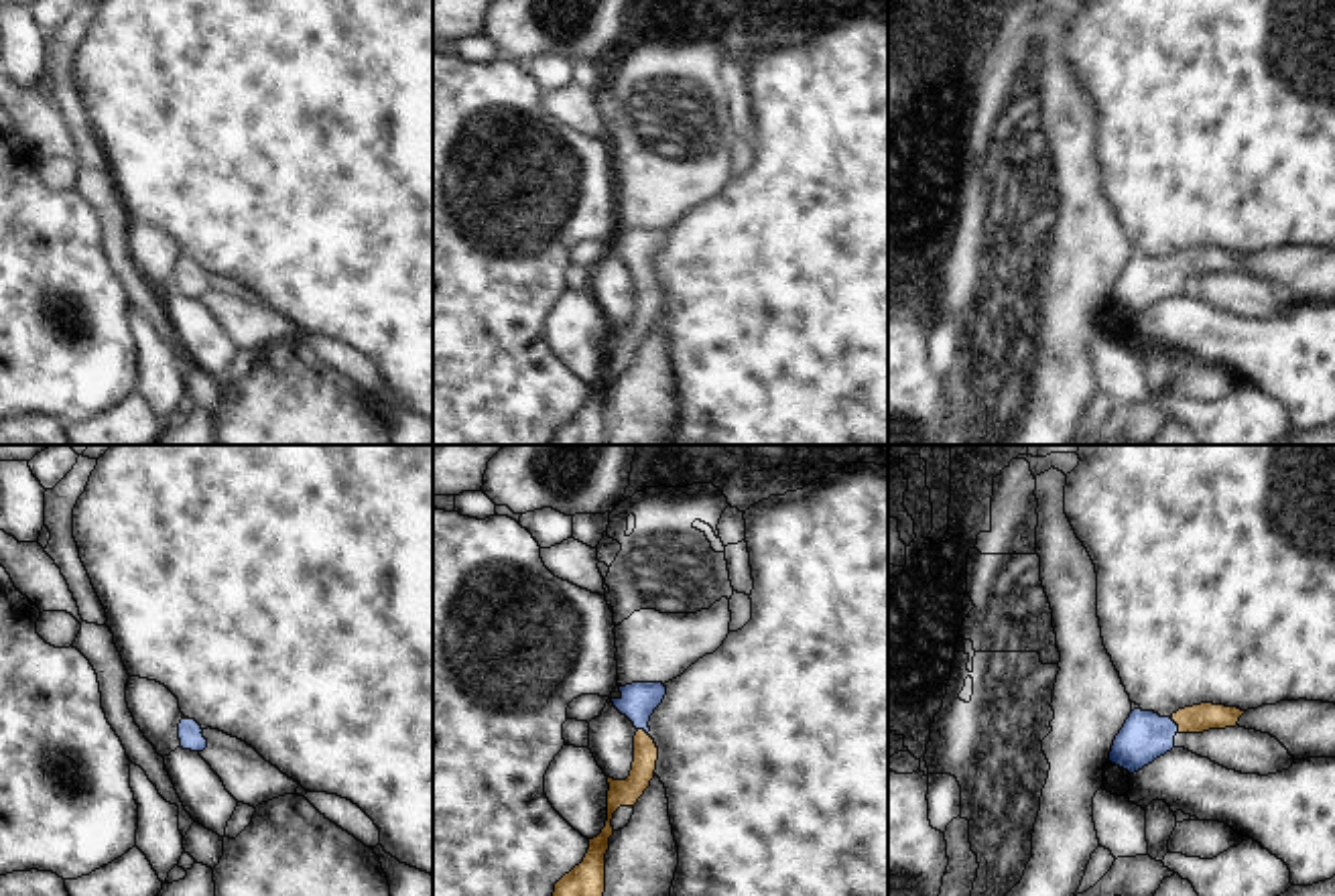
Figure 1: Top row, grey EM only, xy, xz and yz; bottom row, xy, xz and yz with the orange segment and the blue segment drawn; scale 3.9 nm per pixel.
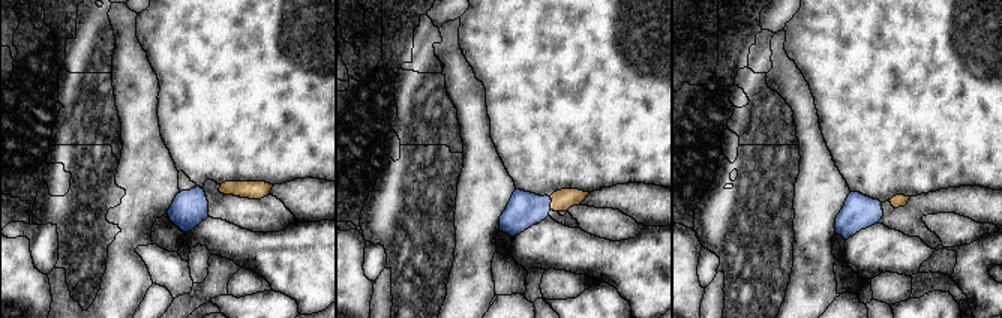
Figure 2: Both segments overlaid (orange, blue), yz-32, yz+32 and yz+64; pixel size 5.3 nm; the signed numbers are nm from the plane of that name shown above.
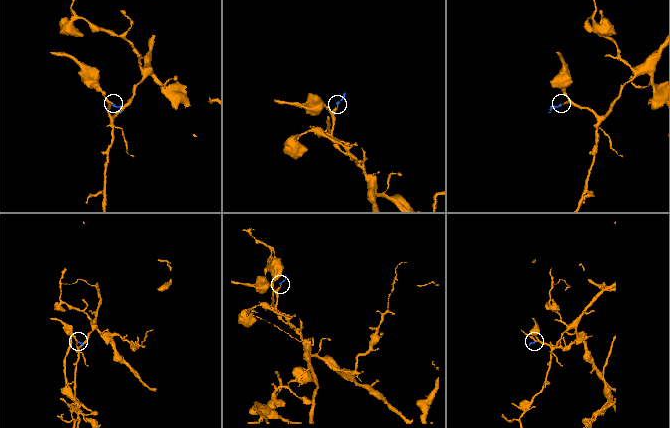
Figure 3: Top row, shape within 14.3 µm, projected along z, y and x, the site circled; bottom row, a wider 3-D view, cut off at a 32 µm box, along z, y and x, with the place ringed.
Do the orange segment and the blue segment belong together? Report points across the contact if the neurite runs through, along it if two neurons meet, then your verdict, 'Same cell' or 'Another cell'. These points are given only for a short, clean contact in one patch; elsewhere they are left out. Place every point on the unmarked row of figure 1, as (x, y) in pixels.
Path across: yz (1201, 263), (1175, 267), (1155, 281), (1145, 281). Same cell

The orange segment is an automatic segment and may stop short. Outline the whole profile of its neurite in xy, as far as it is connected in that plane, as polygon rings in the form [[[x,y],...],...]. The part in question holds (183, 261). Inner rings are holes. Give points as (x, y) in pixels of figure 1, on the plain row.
[[[183,260],[179,268],[179,284],[183,295],[203,297],[207,293],[207,284],[201,278],[201,270],[195,264]]]

